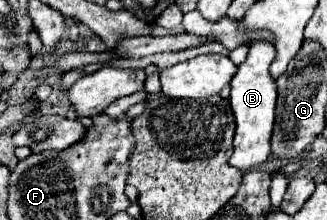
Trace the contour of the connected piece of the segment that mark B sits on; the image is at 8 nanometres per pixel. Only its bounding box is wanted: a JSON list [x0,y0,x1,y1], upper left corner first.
[229,41,277,171]

